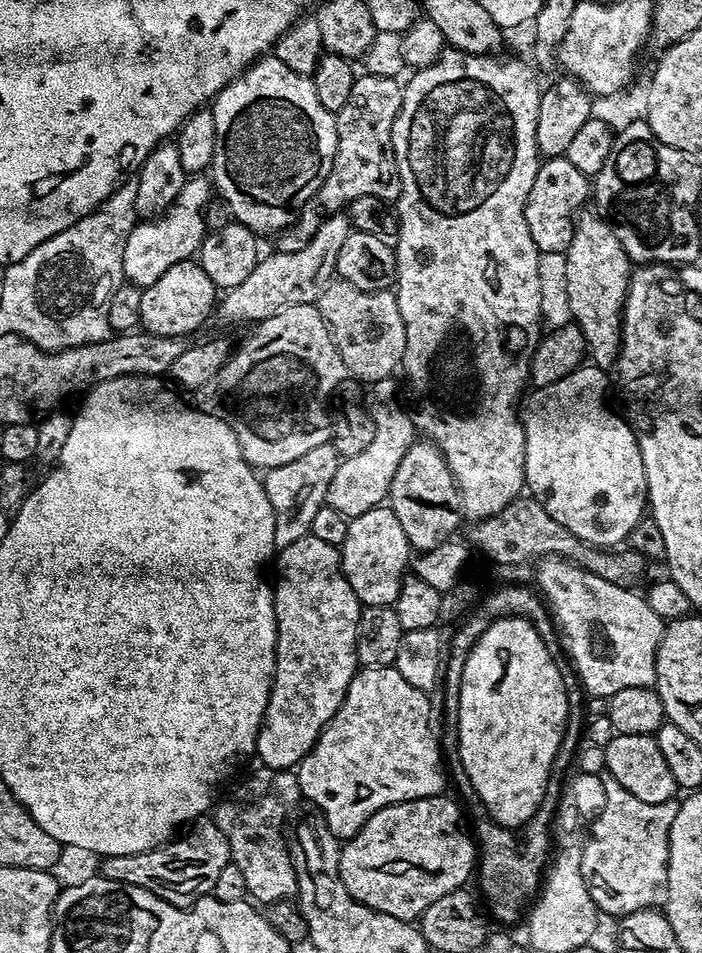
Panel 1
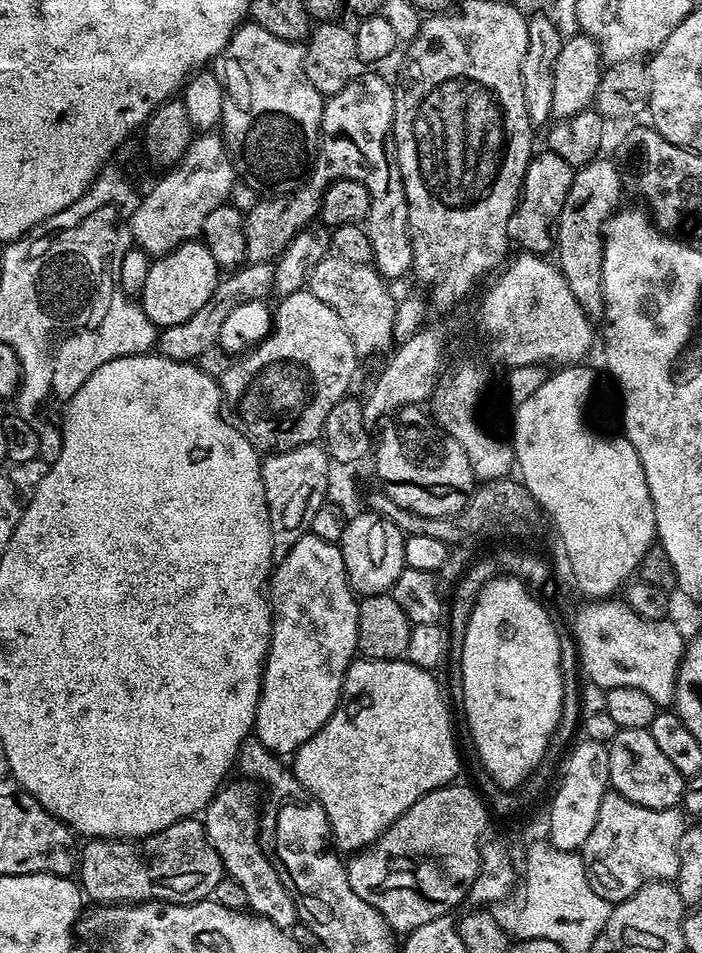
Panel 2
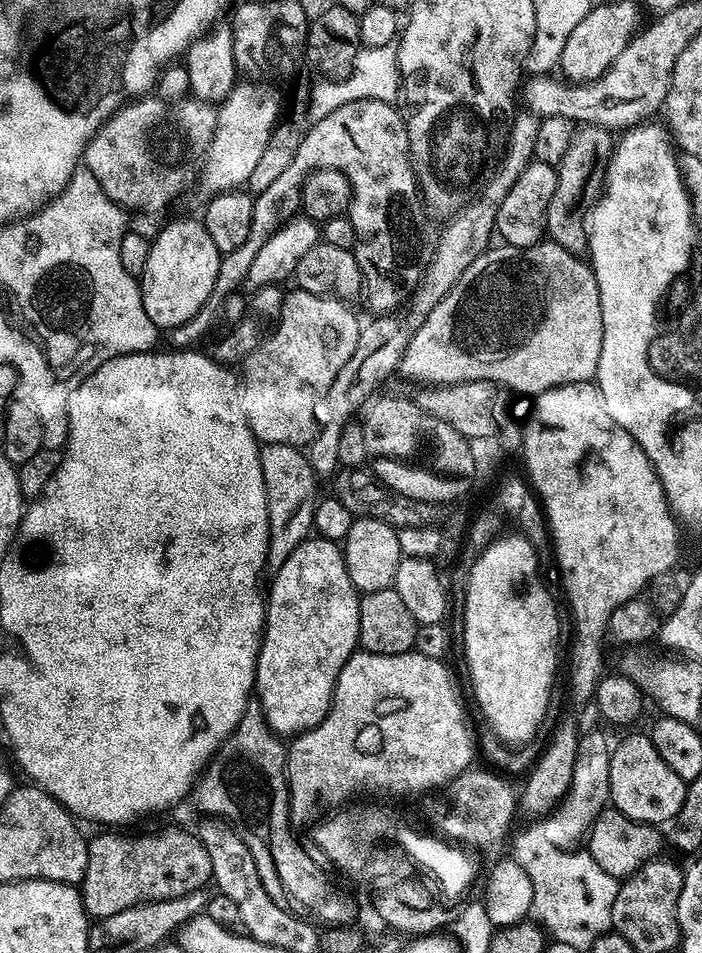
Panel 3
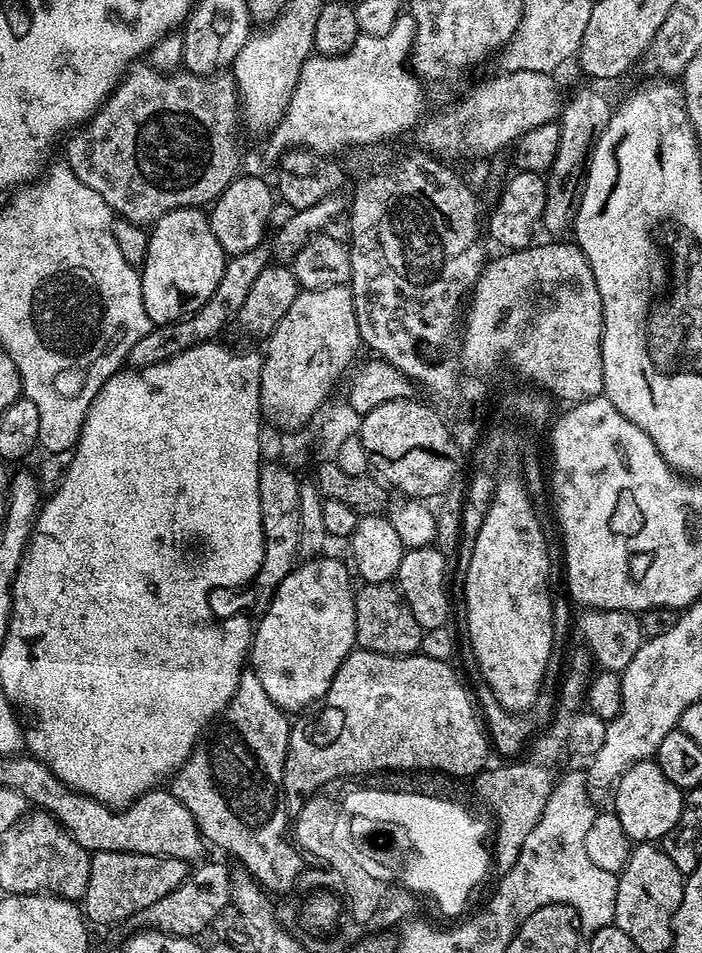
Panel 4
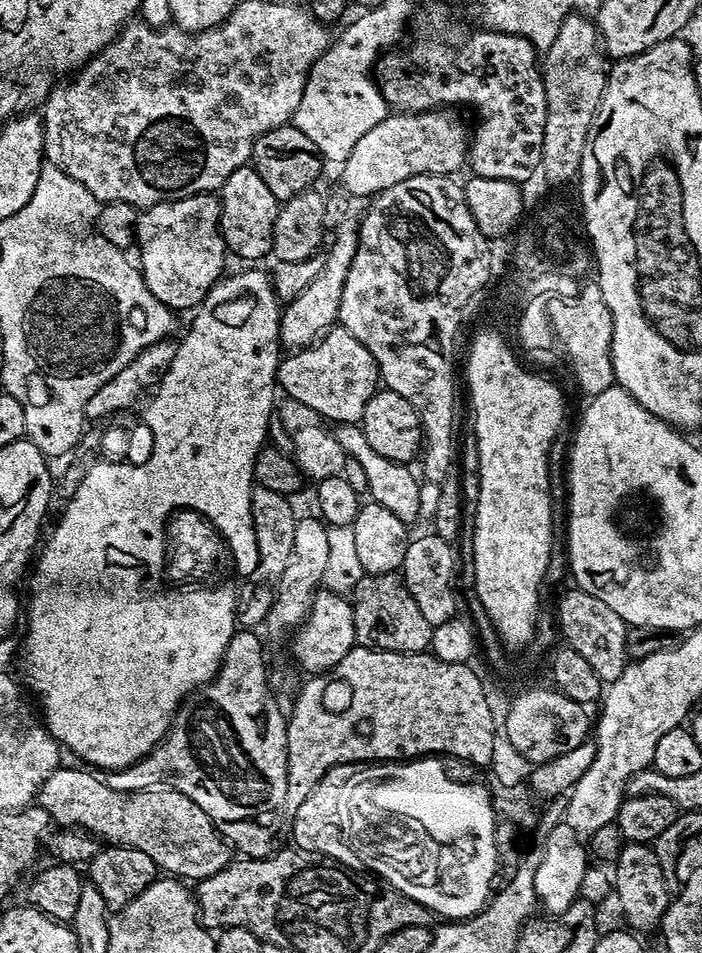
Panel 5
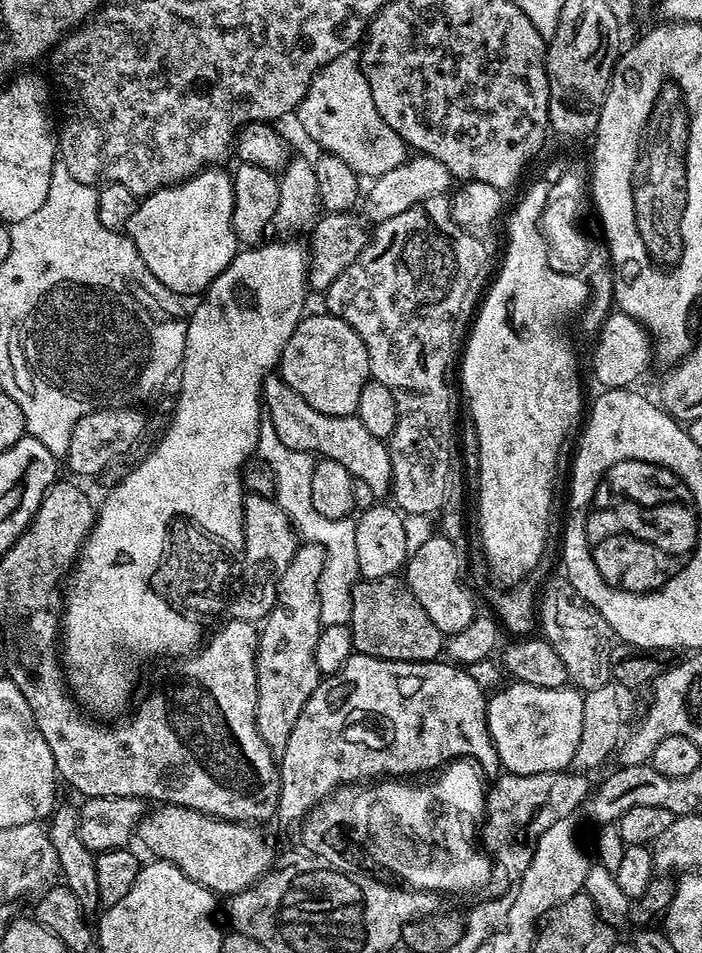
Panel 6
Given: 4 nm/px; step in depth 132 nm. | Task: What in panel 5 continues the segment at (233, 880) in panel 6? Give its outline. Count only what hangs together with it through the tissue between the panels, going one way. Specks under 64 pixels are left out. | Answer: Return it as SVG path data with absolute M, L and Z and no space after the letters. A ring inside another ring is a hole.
M58 767L40 787L35 803L48 811L48 819L53 825L79 828L112 846L142 850L142 854L150 854L161 873L184 882L210 878L230 863L228 841L212 824L206 810L194 806L186 794L171 790L110 790L105 779L100 777L99 780L93 771L80 768Z

